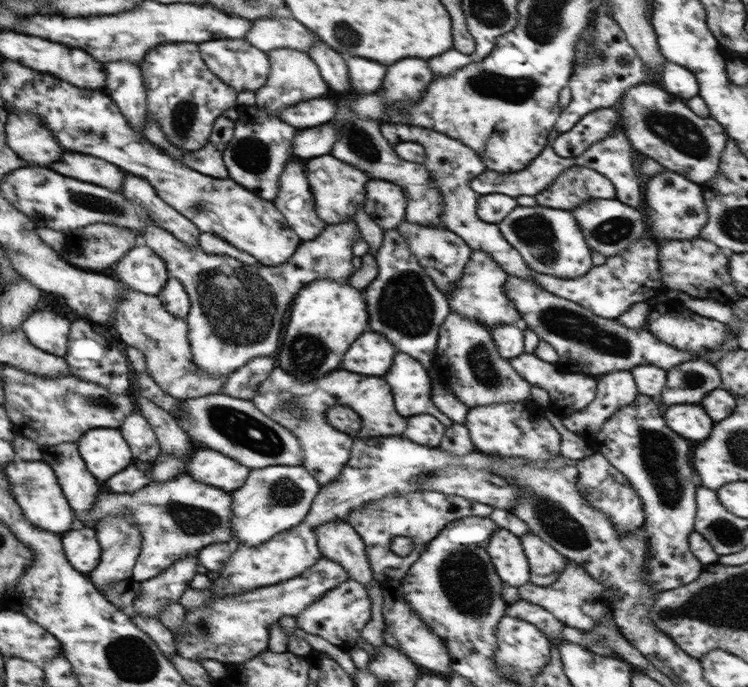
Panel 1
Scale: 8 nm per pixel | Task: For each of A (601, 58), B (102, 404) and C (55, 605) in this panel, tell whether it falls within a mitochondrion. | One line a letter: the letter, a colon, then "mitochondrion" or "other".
A: other
B: mitochondrion
C: mitochondrion

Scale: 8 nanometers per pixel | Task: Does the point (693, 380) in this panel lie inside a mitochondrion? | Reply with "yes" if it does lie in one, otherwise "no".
yes

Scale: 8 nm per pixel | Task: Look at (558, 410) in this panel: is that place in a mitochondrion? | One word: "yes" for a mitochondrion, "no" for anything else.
no

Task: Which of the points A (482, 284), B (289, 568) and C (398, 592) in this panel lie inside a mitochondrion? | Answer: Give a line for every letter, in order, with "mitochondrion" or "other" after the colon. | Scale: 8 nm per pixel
A: other
B: other
C: other

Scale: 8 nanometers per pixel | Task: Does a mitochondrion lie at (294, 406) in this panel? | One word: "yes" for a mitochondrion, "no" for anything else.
yes

